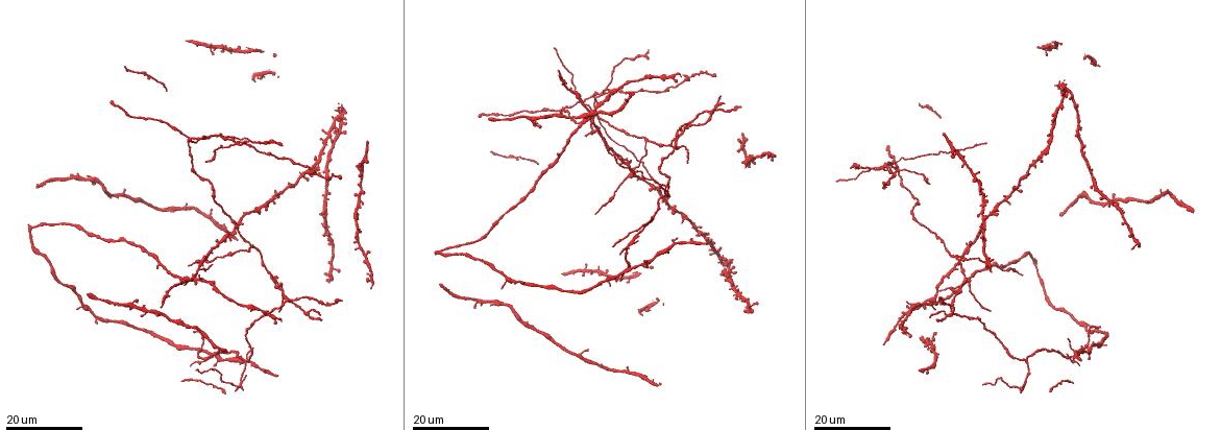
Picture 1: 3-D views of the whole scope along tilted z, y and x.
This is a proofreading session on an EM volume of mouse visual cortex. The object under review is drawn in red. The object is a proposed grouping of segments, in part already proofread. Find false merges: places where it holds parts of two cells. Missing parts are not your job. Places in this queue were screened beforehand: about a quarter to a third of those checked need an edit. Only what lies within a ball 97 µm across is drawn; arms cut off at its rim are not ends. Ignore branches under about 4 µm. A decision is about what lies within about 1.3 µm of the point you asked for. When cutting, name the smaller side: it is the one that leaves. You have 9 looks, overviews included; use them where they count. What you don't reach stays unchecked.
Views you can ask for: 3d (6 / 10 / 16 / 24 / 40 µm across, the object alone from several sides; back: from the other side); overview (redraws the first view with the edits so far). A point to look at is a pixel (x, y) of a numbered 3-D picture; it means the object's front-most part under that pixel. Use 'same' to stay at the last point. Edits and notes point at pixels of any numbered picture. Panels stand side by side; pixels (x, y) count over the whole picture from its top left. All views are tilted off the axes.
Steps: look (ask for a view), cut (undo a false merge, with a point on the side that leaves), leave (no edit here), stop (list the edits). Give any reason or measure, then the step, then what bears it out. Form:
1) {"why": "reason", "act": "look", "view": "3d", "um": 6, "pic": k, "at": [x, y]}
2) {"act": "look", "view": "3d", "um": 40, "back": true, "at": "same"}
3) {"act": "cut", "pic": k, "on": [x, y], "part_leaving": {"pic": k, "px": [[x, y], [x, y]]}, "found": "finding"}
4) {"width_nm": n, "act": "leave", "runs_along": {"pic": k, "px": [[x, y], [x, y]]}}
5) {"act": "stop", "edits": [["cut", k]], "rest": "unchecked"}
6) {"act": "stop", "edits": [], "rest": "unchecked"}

{"why": "three-way junction", "act": "look", "view": "3d", "um": 16, "pic": 1, "at": [211, 134]}

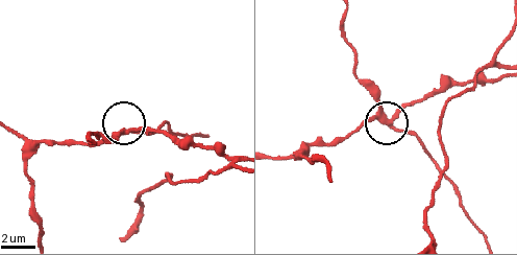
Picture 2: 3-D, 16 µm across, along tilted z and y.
{"act": "look", "view": "3d", "um": 6, "pic": 2, "at": [129, 133]}

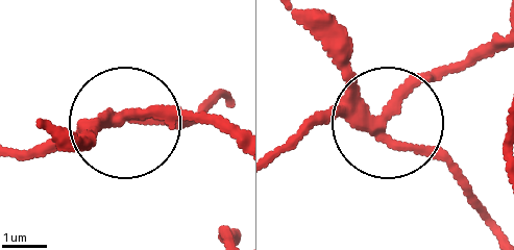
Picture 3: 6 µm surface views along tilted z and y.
{"width_nm": 230, "act": "cut", "pic": 3, "on": [338, 56], "part_leaving": {"pic": 3, "px": [[368, 120], [441, 156], [491, 229]]}, "found": "a second cell is stuck on"}

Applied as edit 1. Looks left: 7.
{"why": "side arm on a straight run", "act": "look", "view": "3d", "um": 24, "pic": 1, "at": [190, 138]}

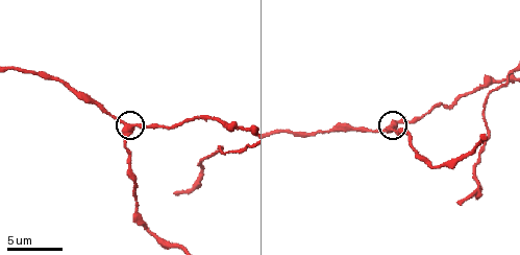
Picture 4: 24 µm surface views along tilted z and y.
{"act": "look", "view": "3d", "um": 6, "pic": 4, "at": [129, 125]}

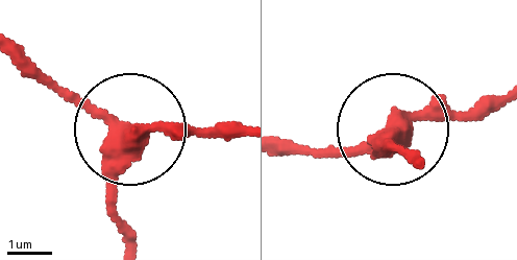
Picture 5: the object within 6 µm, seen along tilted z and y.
{"side_arm_um": 48, "act": "leave", "runs_along": {"pic": 5, "px": [[128, 242], [116, 206], [123, 147], [144, 134], [235, 134]]}, "found": "one cell here"}

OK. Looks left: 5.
{"why": "four arms meet", "act": "look", "view": "3d", "um": 16, "pic": 1, "at": [949, 303]}

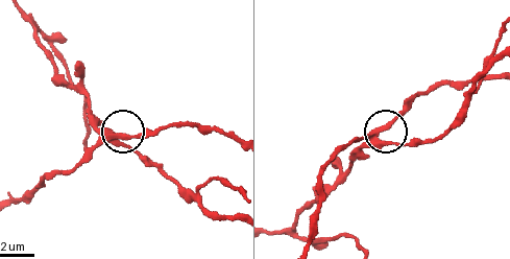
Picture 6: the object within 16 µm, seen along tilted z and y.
{"act": "look", "view": "3d", "um": 6, "pic": 6, "at": [374, 135]}

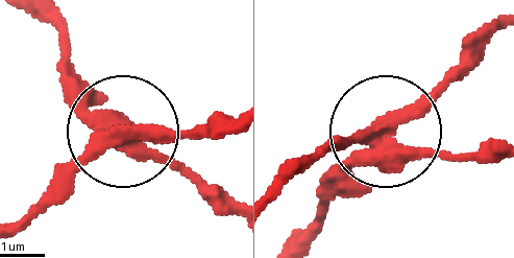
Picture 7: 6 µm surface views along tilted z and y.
{"why": "other side", "act": "look", "view": "3d", "um": 6, "back": true, "pic": 7, "at": [125, 133]}

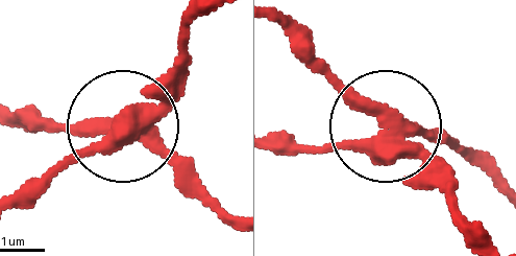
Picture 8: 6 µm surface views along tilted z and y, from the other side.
{"width_nm": 390, "act": "cut", "pic": 8, "on": [72, 134], "part_leaving": {"pic": 8, "px": [[396, 122], [441, 135], [492, 184]]}, "found": "two cells meet here"}

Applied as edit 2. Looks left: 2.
{"why": "side arm on a straight run", "act": "look", "view": "3d", "um": 16, "pic": 1, "at": [945, 316]}

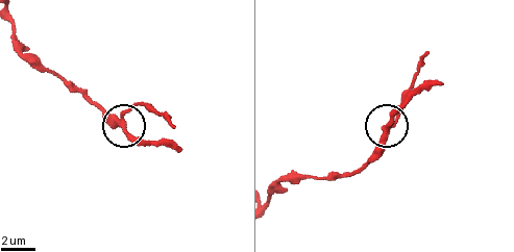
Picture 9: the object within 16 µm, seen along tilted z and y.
{"why": "closer look", "act": "look", "view": "3d", "um": 6, "pic": 9, "at": [388, 132]}

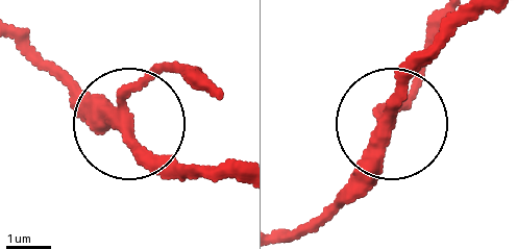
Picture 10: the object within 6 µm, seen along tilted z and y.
{"width_nm": 280, "act": "leave", "runs_along": {"pic": 10, "px": [[301, 229], [453, 23]]}, "found": "all the same cell"}

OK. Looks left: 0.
{"act": "stop", "edits": [["cut", 3], ["cut", 8]], "rest": "unchecked"}

